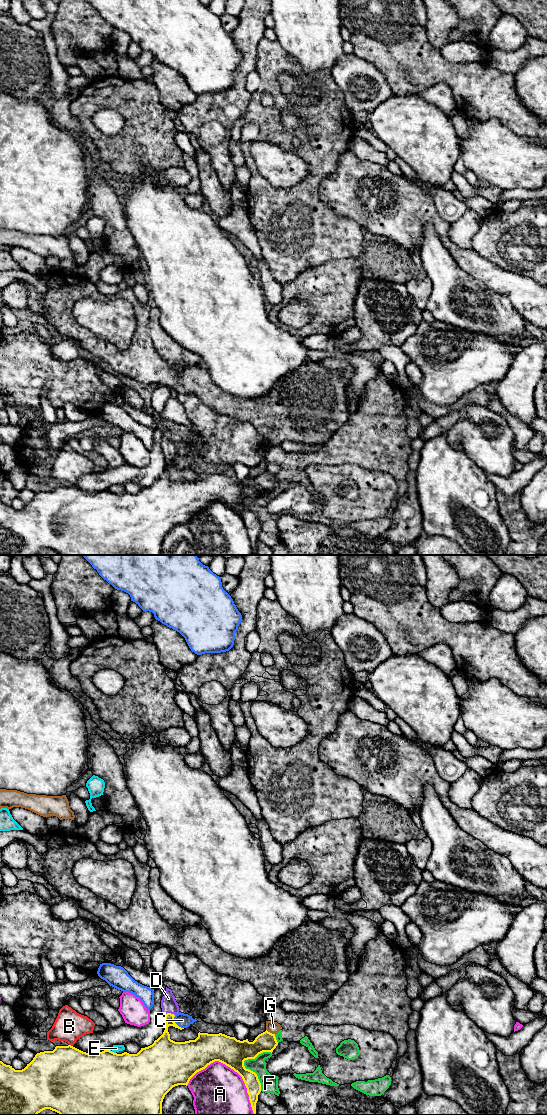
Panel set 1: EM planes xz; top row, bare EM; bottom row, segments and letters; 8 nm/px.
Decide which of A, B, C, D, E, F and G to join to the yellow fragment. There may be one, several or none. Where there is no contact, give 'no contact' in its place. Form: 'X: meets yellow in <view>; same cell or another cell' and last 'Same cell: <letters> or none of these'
A: meets yellow in xz; another cell
B: meets yellow in xz; another cell
C: meets yellow in xz; another cell
D: meets yellow in xz; same cell
E: meets yellow in xz; another cell
F: meets yellow in xz; another cell
G: meets yellow in xz; another cell
Same cell: D

